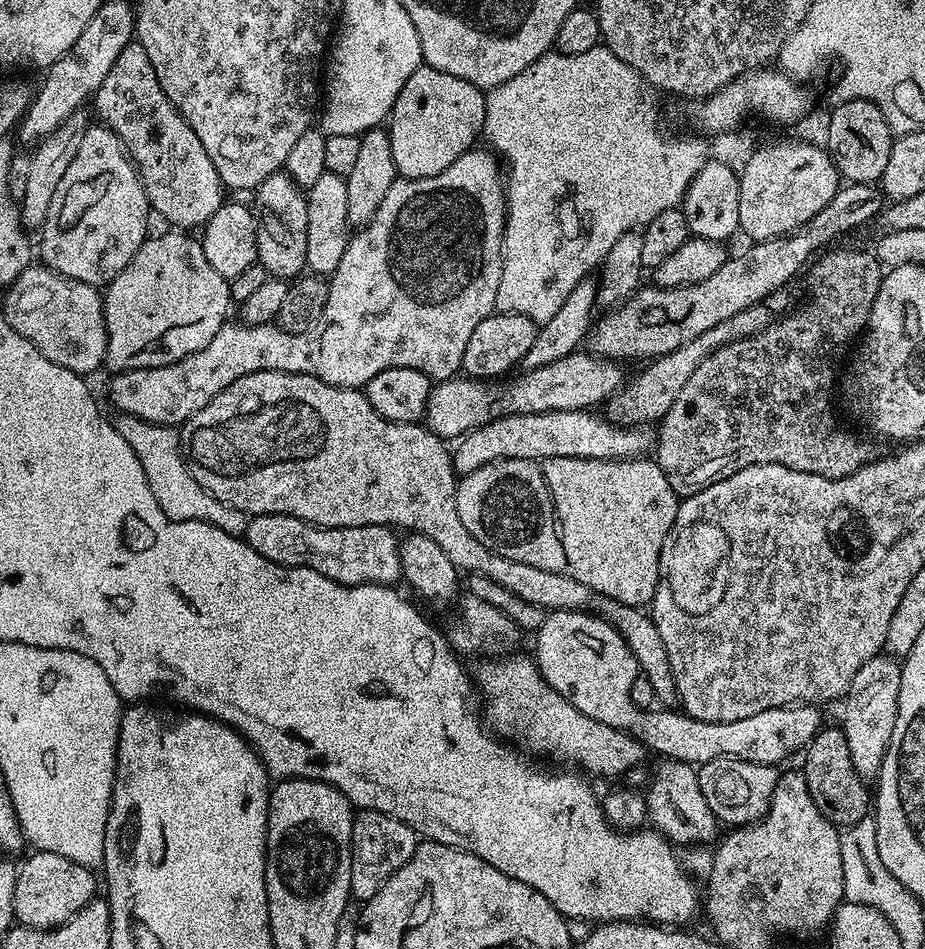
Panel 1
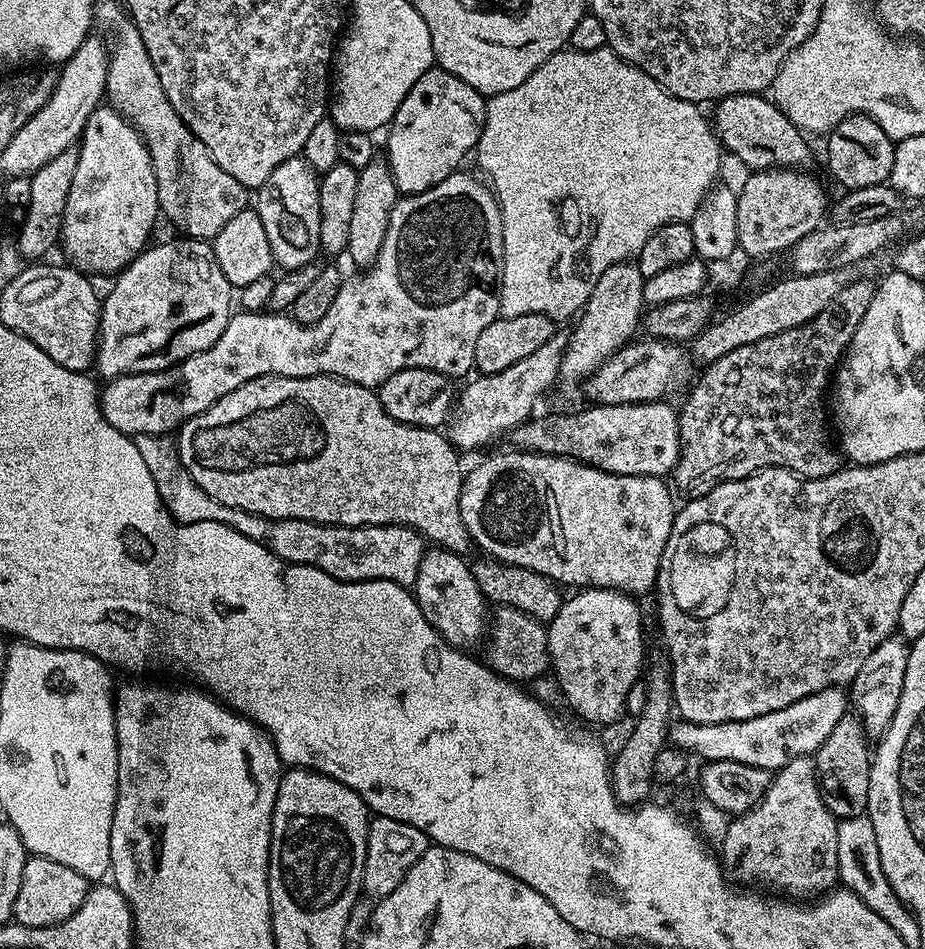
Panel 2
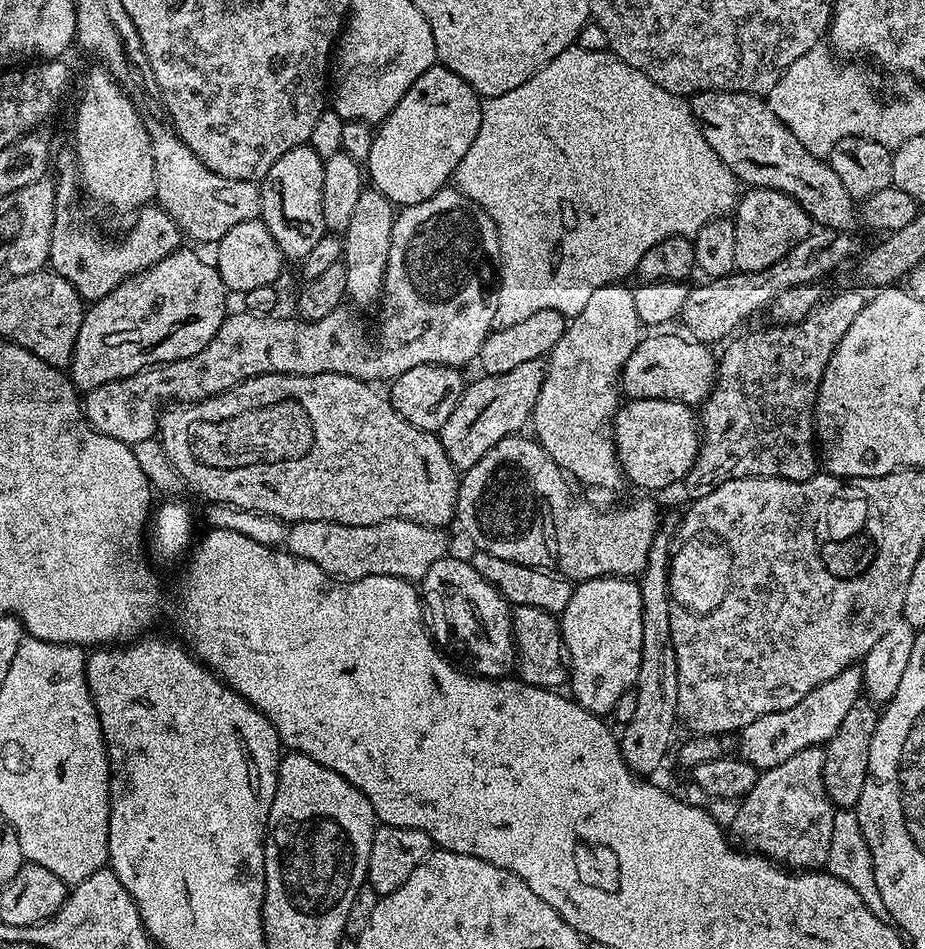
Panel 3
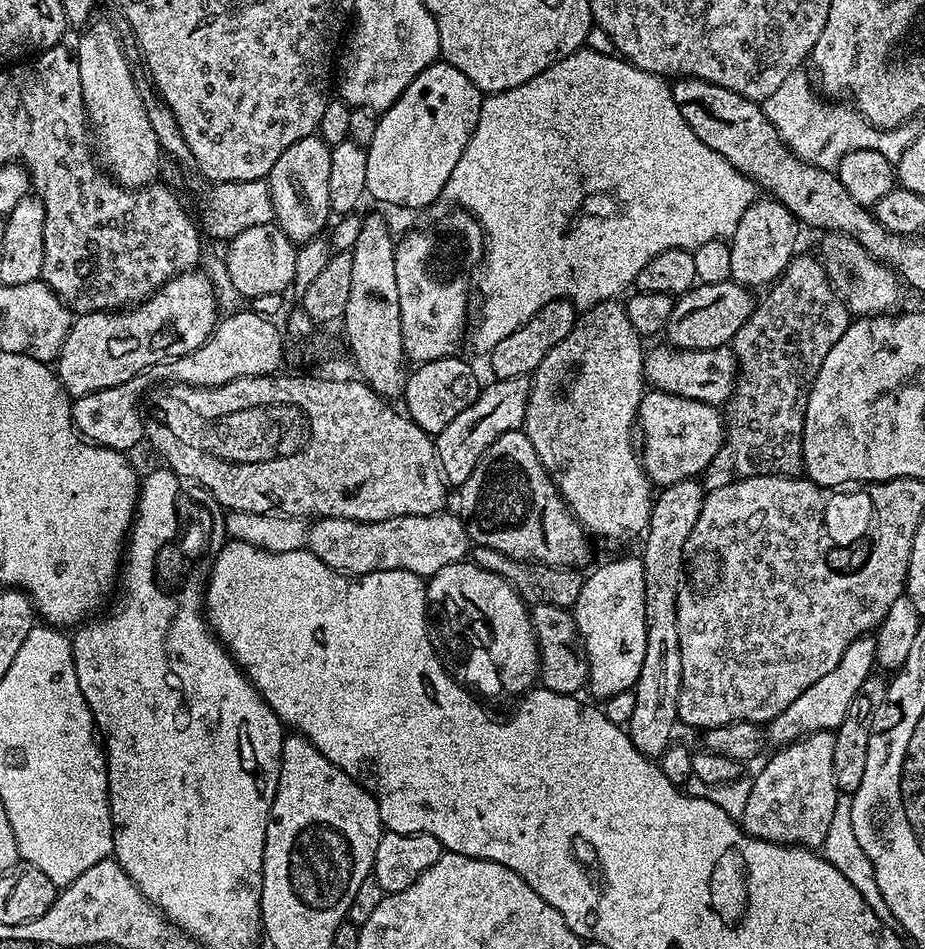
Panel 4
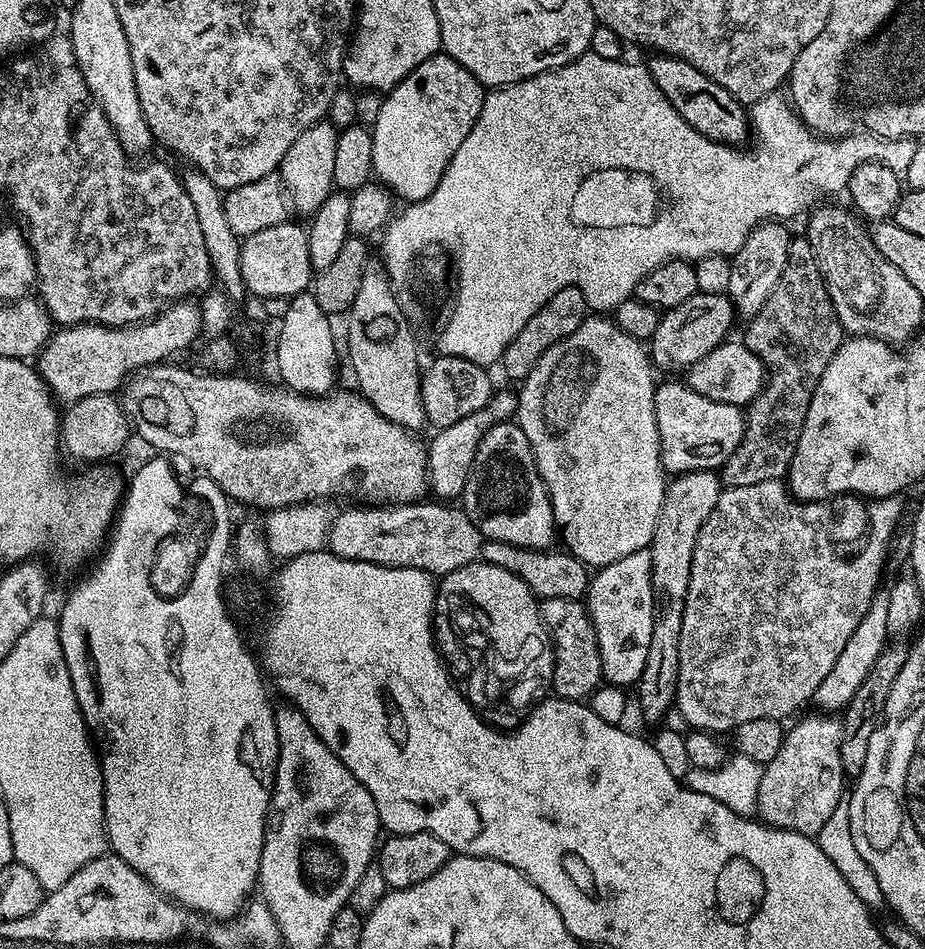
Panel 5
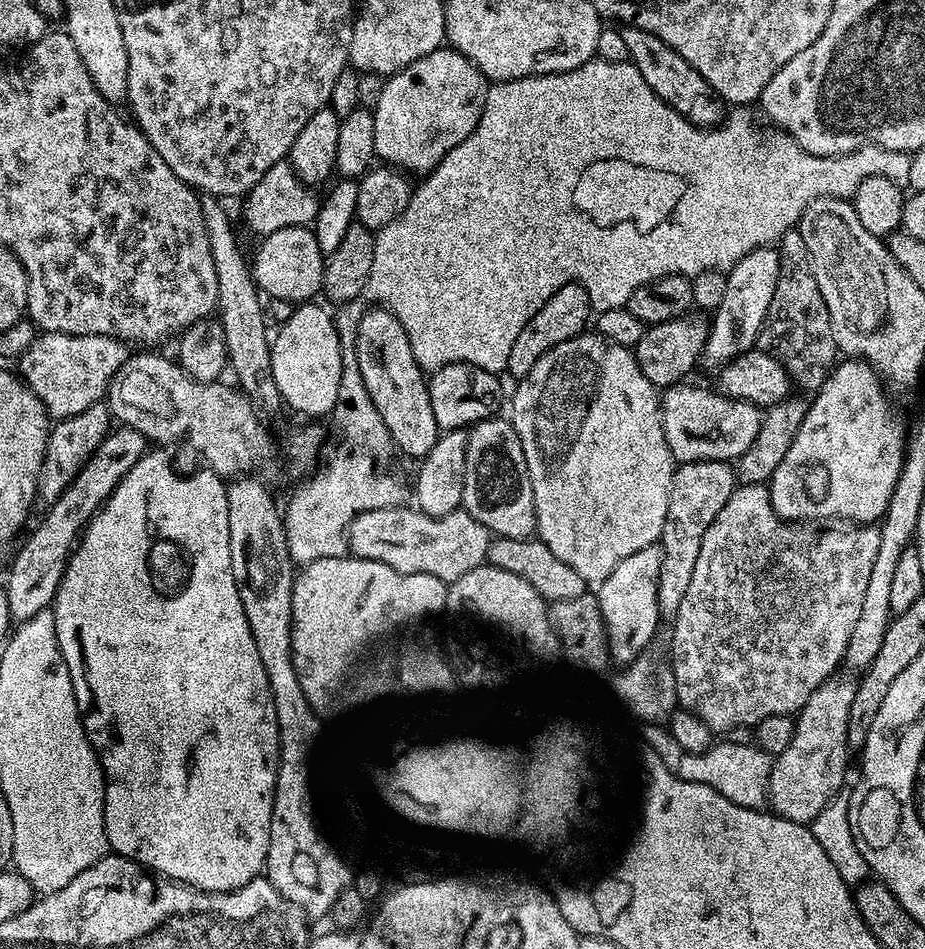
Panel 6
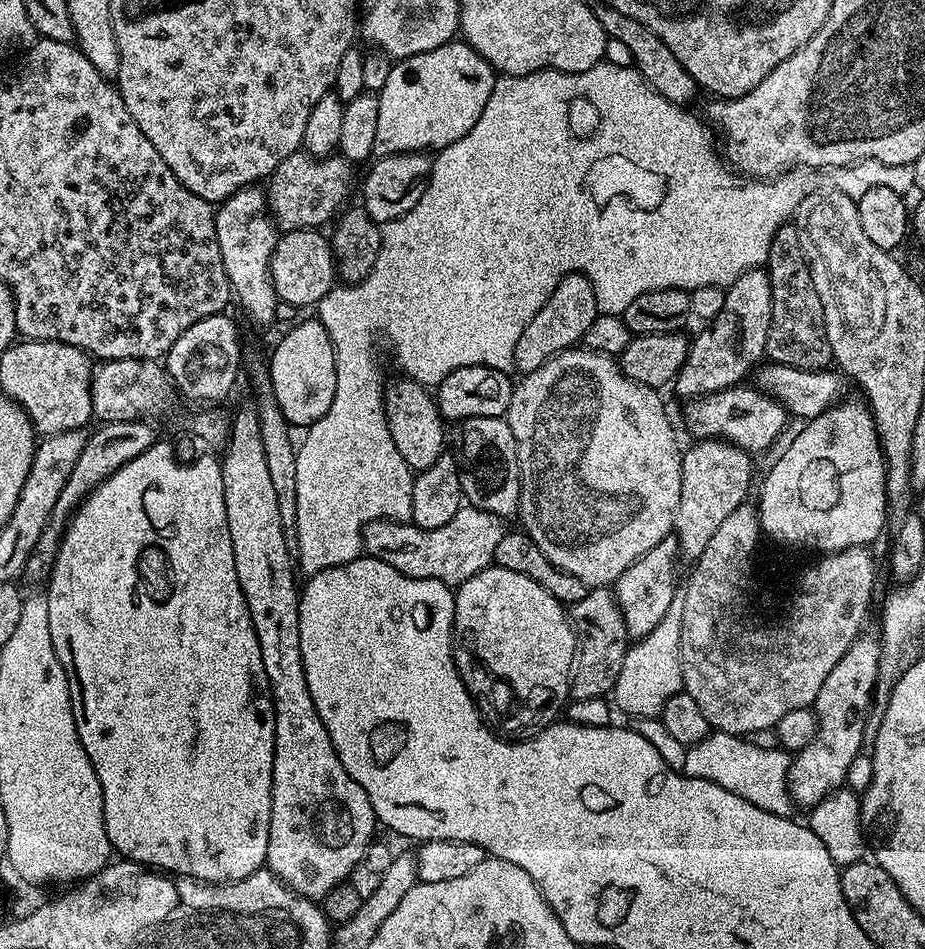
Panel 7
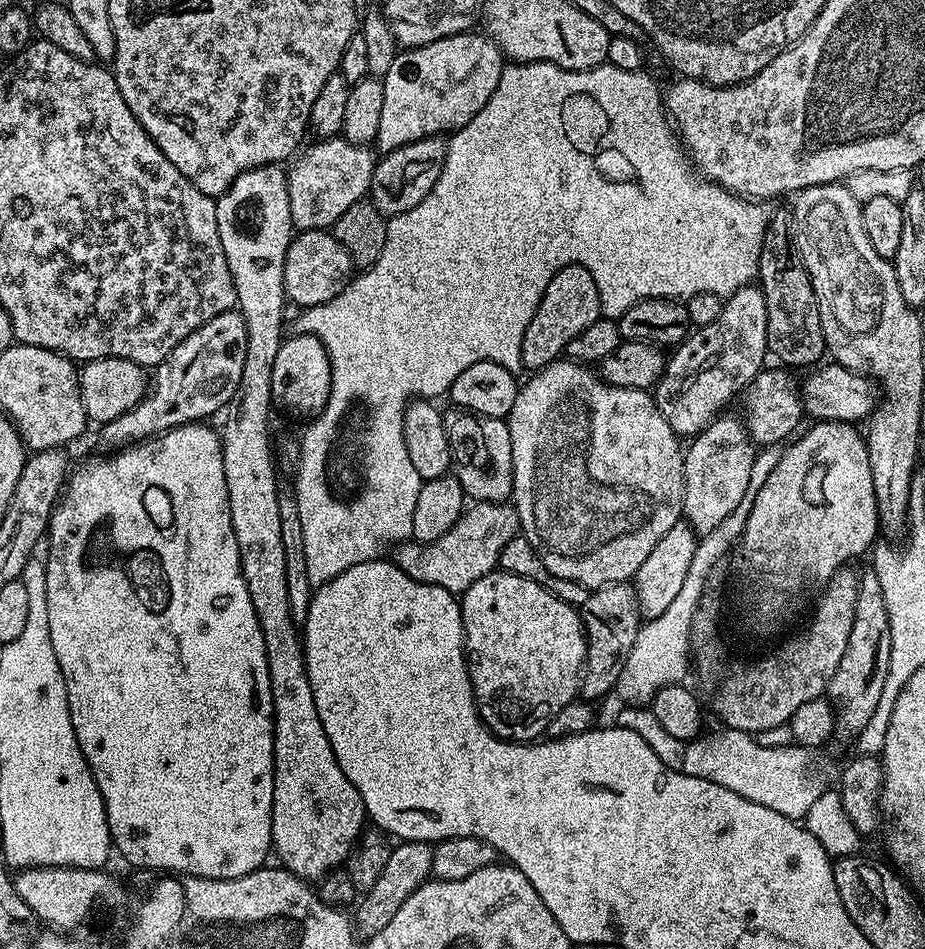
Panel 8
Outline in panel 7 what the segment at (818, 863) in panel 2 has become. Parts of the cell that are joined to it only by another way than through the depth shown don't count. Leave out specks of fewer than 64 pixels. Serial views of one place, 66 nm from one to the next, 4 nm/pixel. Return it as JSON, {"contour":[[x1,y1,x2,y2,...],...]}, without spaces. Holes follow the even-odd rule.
{"contour":[[861,634,842,654,838,666,826,674,822,690,818,690,814,711,816,733,806,747,791,757,788,765,786,791,793,805,811,810,847,781,850,762,861,755,866,733,866,721,876,695,876,682,880,679,882,645,875,635]]}

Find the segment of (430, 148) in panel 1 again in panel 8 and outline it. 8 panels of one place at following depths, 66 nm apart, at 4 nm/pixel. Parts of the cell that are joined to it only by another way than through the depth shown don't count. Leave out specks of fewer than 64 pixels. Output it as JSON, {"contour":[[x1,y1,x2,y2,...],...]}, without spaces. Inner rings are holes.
{"contour":[[475,31,459,32,456,36,447,36,438,42,430,42,426,46,405,48,397,51,390,70,382,77,384,81,384,98,382,101,382,119,378,125,378,134,374,141,381,153,393,151,395,148,418,142,428,136,451,134,456,129,466,126,486,102,490,102,490,94,494,94,494,86,498,86,498,78,502,74,506,57,495,40,487,35,475,36]]}

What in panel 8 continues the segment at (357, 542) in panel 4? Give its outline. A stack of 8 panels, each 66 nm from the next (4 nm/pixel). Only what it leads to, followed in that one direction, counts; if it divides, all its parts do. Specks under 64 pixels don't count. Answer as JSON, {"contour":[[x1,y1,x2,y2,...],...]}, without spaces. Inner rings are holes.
{"contour":[[472,502,464,513,450,526,442,538,429,544,401,542,395,545,394,563,410,578,423,584,442,586,453,594,462,594,478,578,497,571,502,550,520,532,520,519,511,503]]}

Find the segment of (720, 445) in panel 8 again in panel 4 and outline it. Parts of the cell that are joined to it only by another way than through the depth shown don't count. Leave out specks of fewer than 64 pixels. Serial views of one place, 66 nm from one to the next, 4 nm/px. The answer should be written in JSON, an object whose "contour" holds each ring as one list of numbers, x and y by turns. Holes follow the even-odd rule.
{"contour":[[689,478,682,482,663,485,655,493,652,502,652,513,648,519,648,527,643,533,644,577,646,578,646,658,642,658,642,674,638,674,638,682,634,689,634,714,630,714,630,722,626,726,628,737,634,742,636,749,649,758,658,758,673,743,672,731,678,728,678,694,682,690,682,650,678,642,678,598,682,585,686,580,686,549,688,539,694,530,694,522,698,522,698,514,704,505,706,489,699,479]]}

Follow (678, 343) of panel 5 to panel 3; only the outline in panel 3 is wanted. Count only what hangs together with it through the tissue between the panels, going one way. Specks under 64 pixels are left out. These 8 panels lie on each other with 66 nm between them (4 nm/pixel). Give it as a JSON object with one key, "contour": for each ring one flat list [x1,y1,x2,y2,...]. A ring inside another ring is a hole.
{"contour":[[813,227,802,242,798,242,785,256,778,258,770,266,757,272,733,271,726,276,705,279,705,284,693,287,682,306,678,320,684,323,683,331,693,340,699,340,709,346,715,340,727,341,737,331,743,320,751,318,755,312,767,309,786,290,794,286,823,281,827,272,844,264,852,255,855,257,856,244,851,235,841,234,837,228]]}

